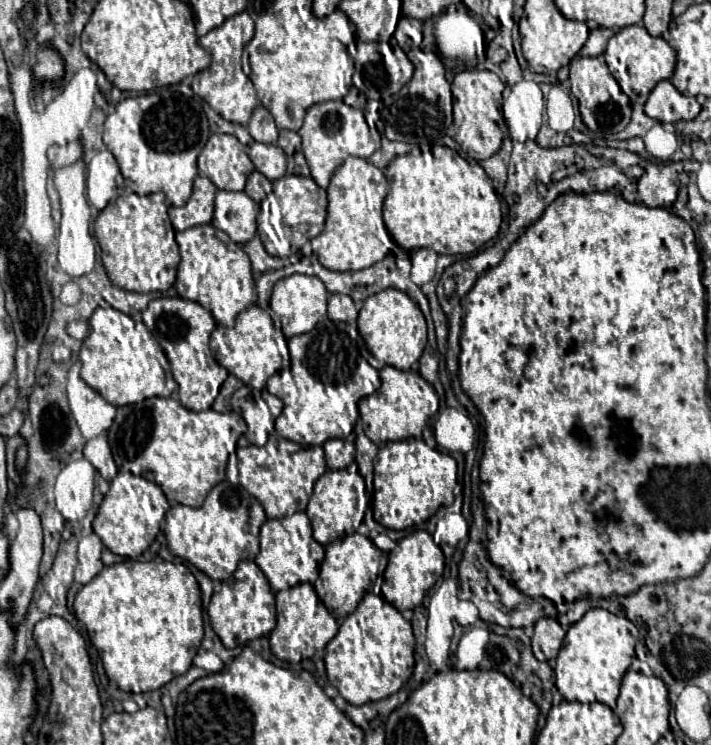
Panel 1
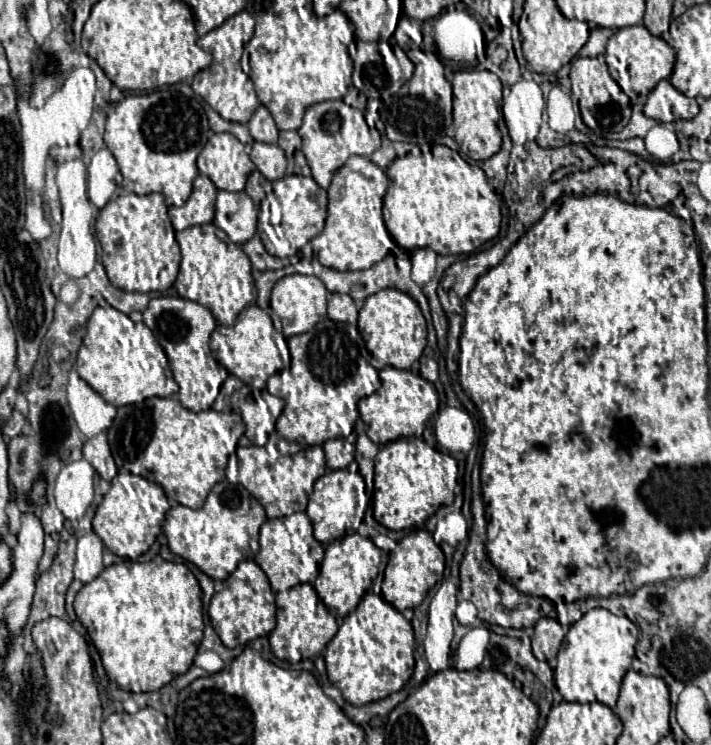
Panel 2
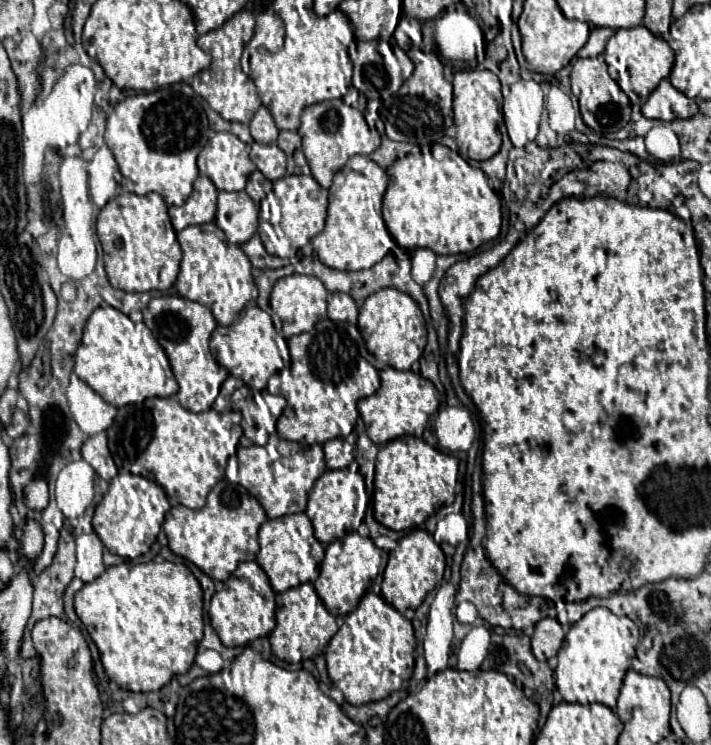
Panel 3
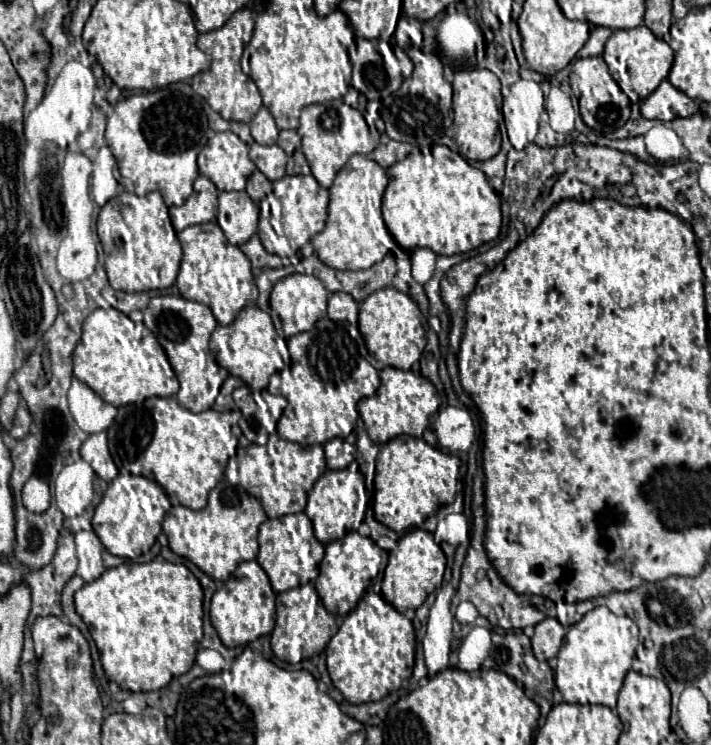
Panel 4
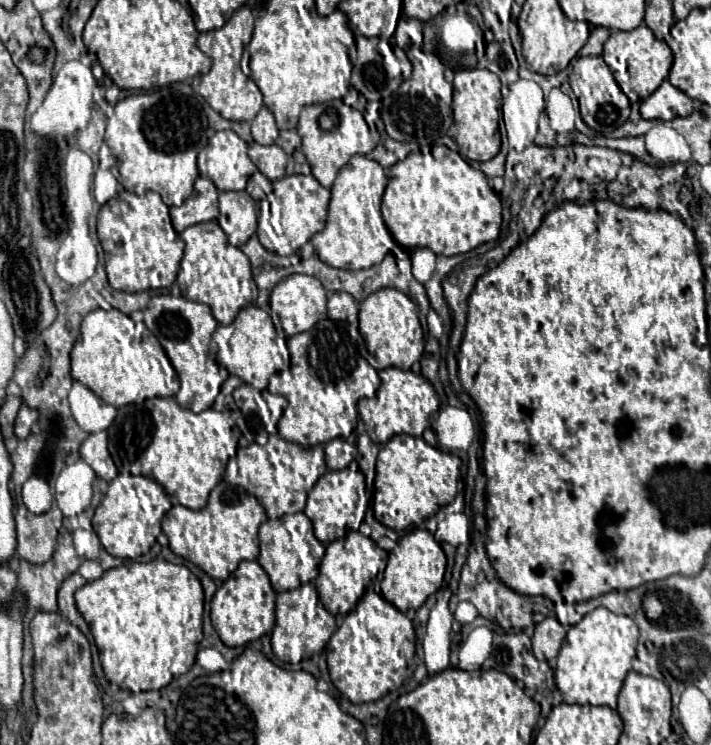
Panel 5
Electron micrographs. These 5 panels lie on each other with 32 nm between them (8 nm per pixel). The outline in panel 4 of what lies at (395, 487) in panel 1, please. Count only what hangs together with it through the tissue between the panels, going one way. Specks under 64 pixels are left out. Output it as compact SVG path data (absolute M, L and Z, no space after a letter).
M398 436L384 444L376 458L372 500L376 520L396 532L422 526L428 516L438 512L440 506L454 502L460 464L460 458L432 448L422 438Z

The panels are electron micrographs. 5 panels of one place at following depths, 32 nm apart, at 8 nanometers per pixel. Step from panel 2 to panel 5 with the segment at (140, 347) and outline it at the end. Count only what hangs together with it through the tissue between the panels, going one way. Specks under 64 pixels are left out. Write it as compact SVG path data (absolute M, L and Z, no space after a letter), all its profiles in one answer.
M92 310L80 326L80 338L70 352L72 378L88 386L106 404L116 408L140 404L148 398L174 396L180 388L176 370L172 368L158 338L144 326L134 322L120 310Z

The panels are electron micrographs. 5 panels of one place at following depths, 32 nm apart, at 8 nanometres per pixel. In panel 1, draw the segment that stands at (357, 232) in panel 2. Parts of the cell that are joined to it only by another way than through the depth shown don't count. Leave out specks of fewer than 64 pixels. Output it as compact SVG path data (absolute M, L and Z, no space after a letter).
M350 156L334 172L328 186L328 218L322 234L312 238L312 248L322 266L330 270L364 270L380 262L388 252L402 252L388 234L382 220L382 202L388 192L388 180L380 168L366 158Z

